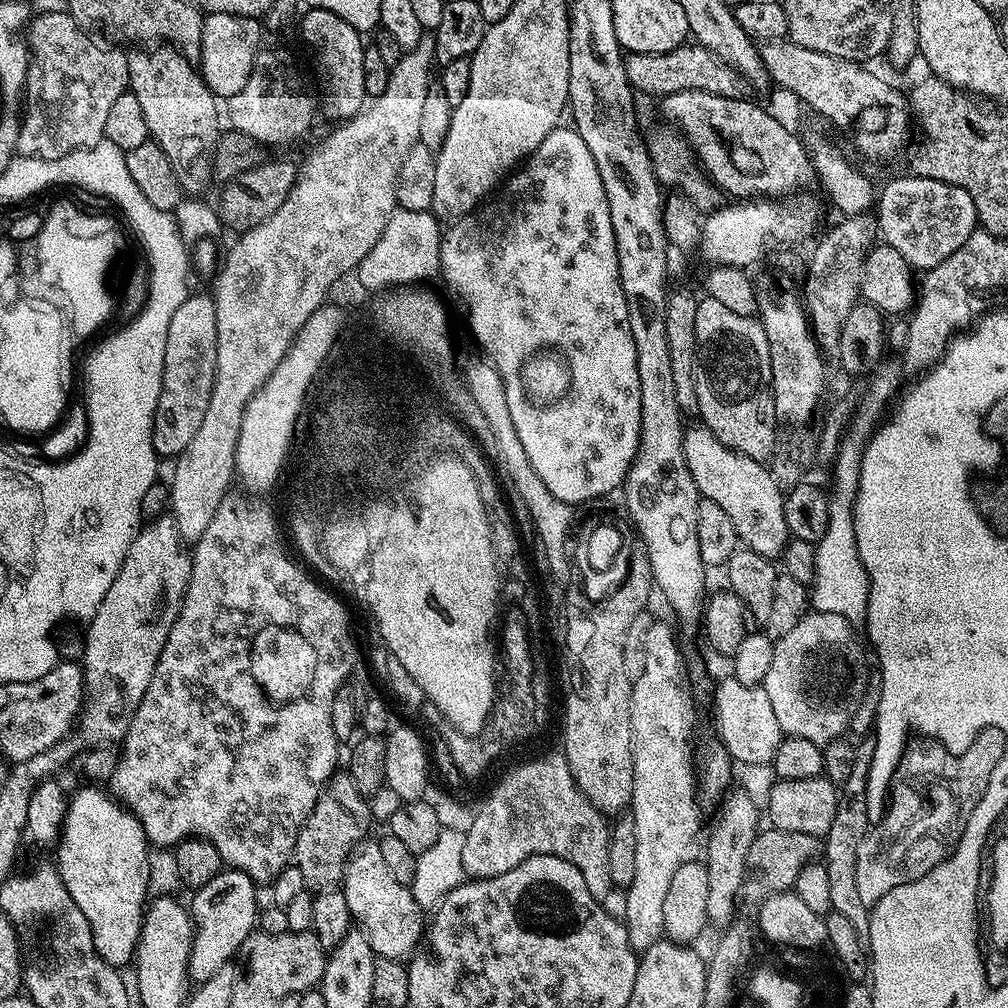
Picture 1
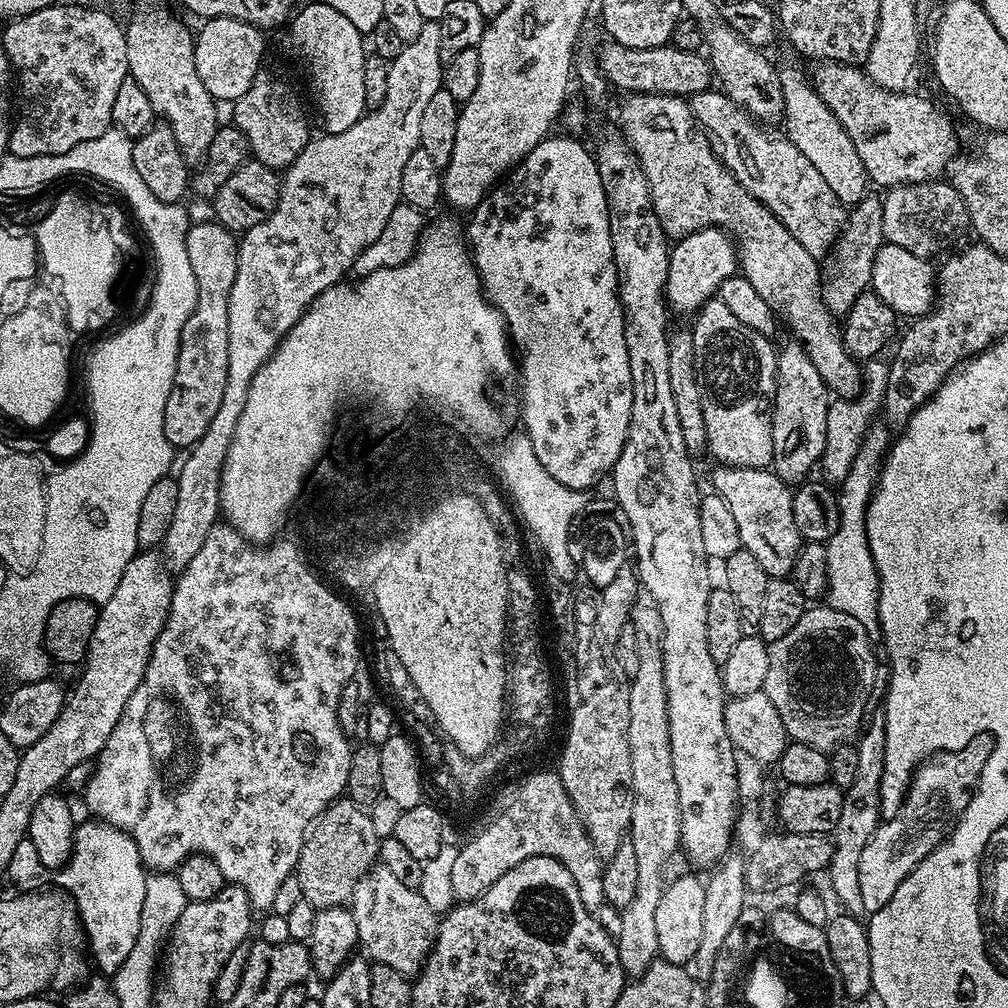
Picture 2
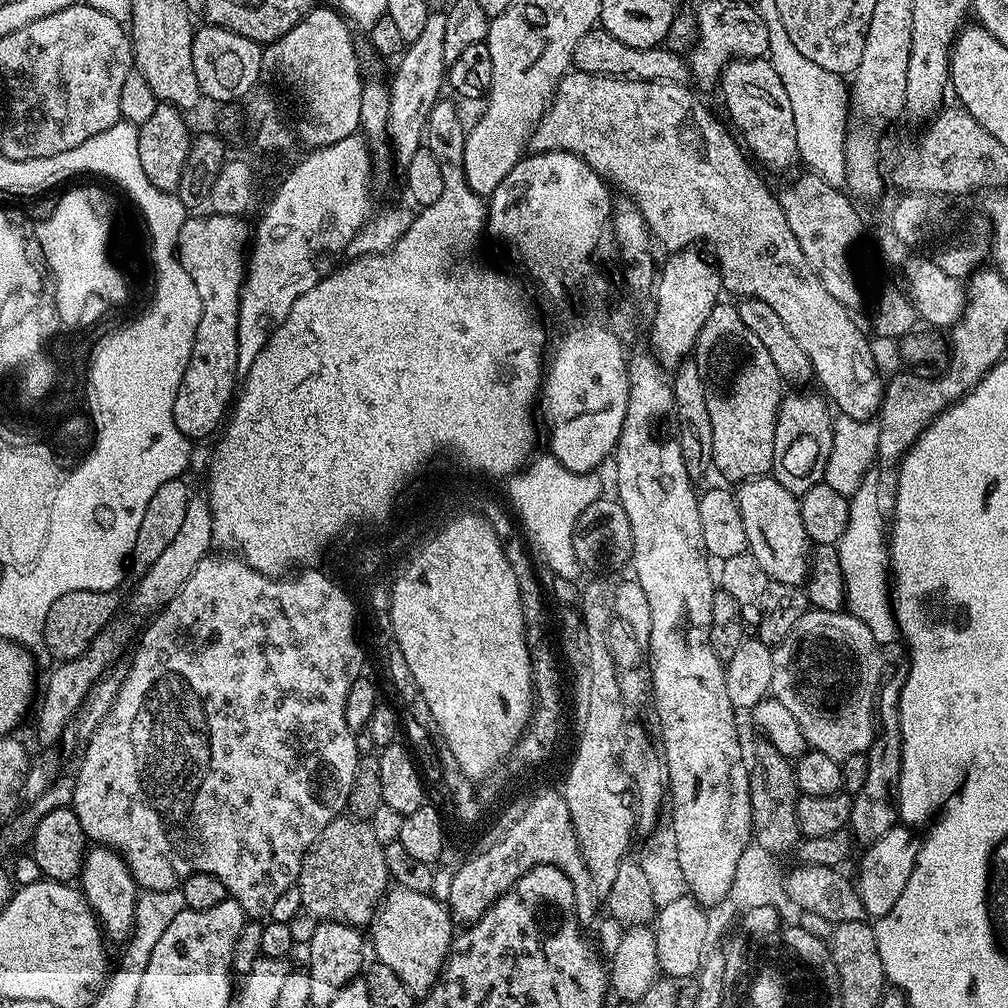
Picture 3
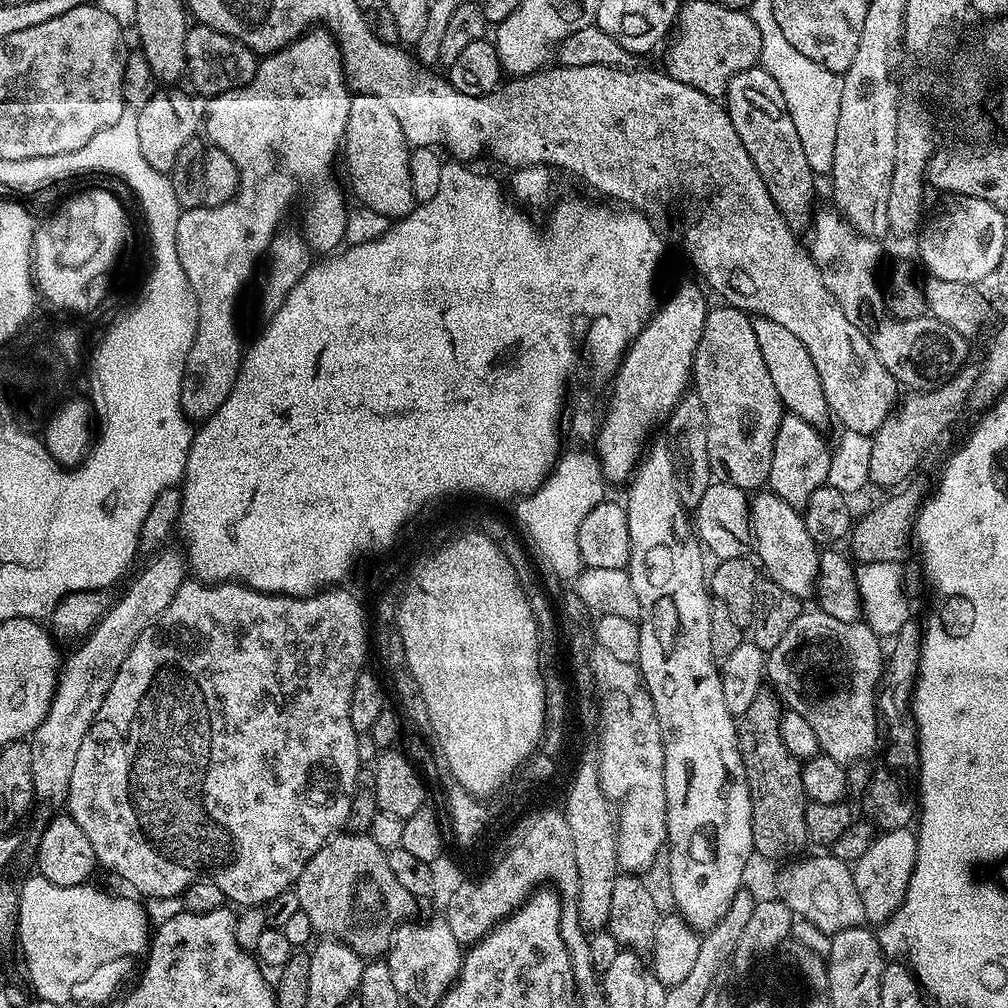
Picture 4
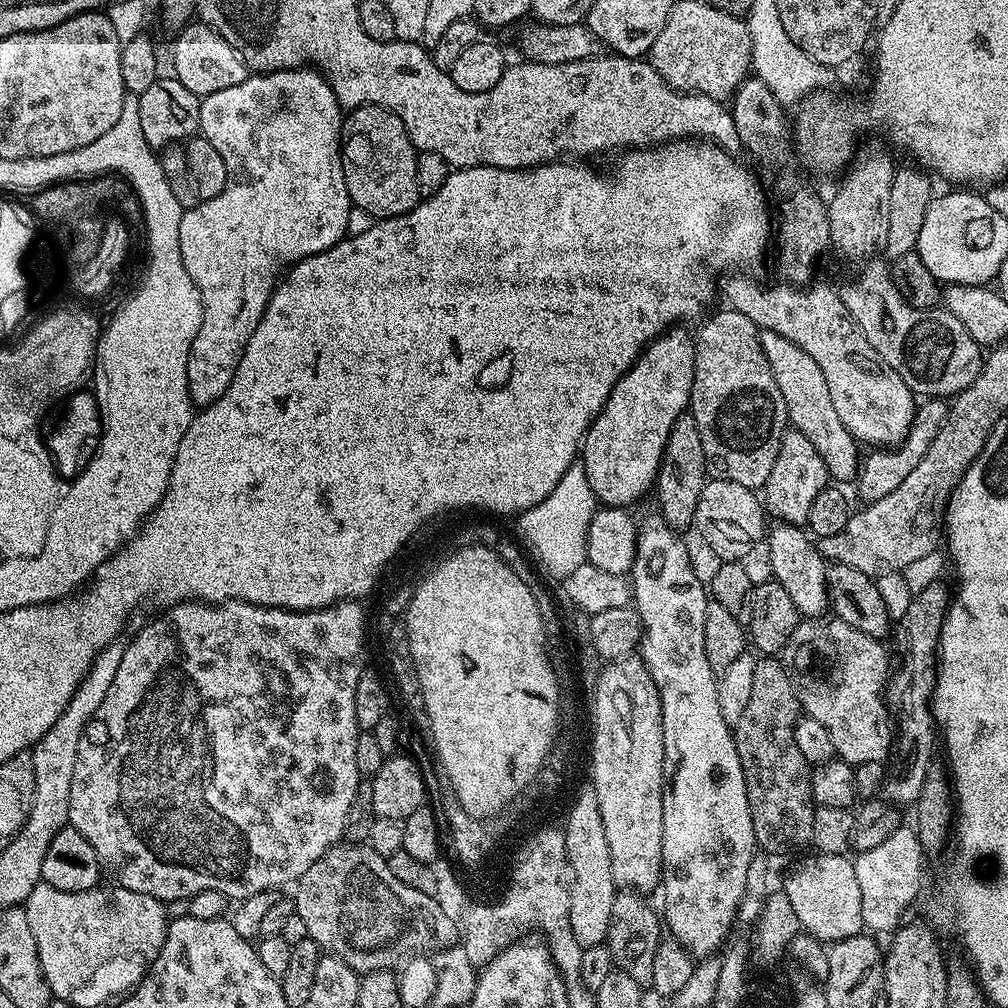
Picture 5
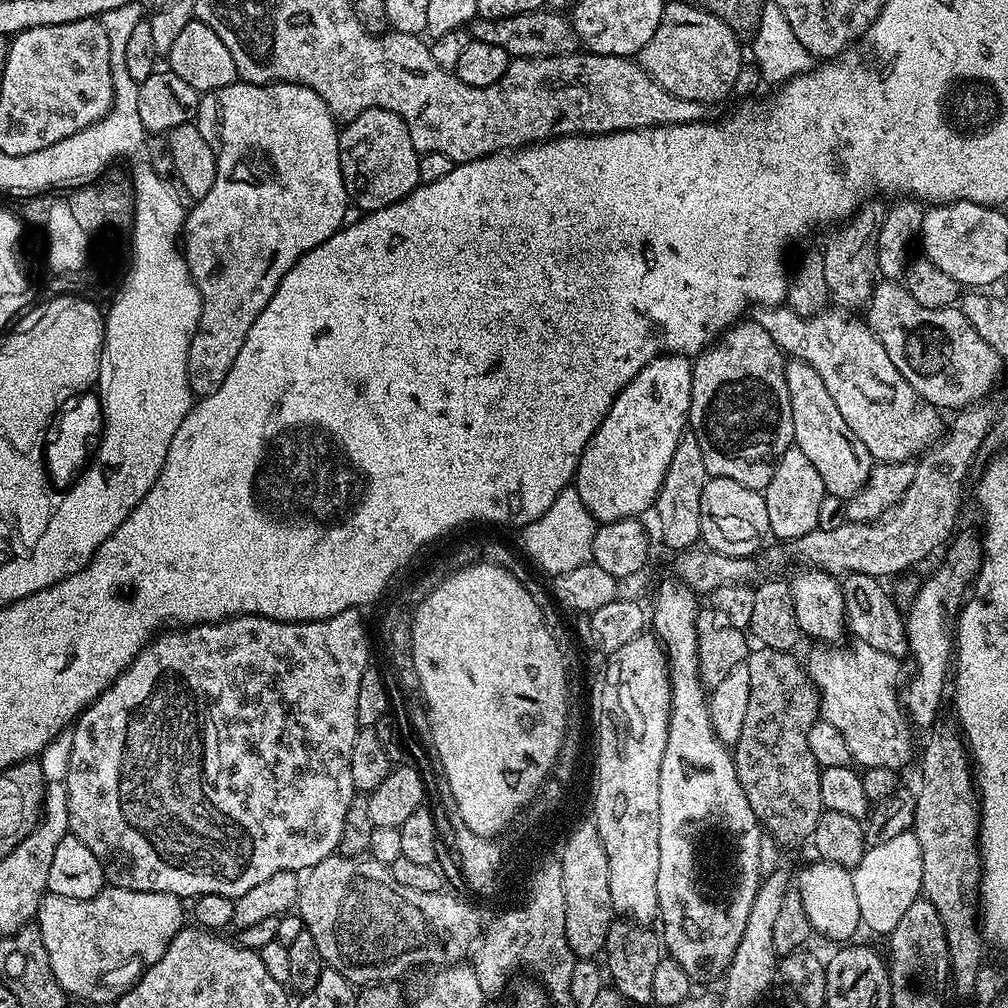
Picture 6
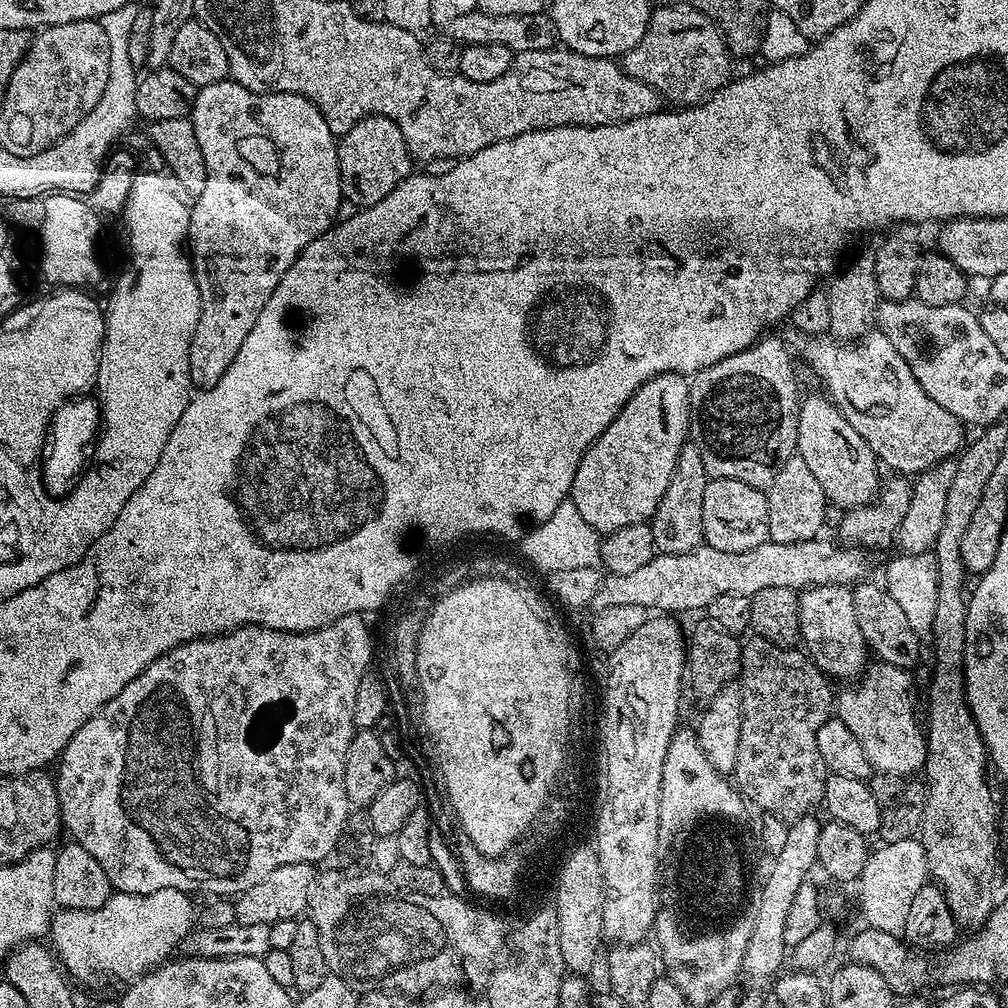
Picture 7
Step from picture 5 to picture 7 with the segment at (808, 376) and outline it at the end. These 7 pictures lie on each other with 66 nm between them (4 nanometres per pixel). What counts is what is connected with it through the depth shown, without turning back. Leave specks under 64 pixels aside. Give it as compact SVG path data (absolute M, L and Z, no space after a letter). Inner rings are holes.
M805 395L801 399L796 455L800 456L802 462L806 462L806 466L814 473L814 479L822 486L822 494L831 507L833 504L834 507L840 508L839 510L847 510L869 504L871 500L876 499L876 493L882 483L877 458L870 450L870 446L866 446L866 442L862 442L862 434L858 434L858 430L854 430L854 426L850 426L850 422L846 422L844 415L827 395Z

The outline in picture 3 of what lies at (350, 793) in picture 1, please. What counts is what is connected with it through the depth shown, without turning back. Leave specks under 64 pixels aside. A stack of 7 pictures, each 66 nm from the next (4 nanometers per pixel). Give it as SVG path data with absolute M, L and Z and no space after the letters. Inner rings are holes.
M341 814L335 816L322 830L322 834L312 845L311 849L304 853L304 861L300 867L298 887L304 903L303 911L316 917L317 921L333 920L339 924L351 924L353 926L368 926L374 917L374 900L383 897L389 887L390 877L384 865L384 845L374 838L374 830L367 820L358 820L352 815Z

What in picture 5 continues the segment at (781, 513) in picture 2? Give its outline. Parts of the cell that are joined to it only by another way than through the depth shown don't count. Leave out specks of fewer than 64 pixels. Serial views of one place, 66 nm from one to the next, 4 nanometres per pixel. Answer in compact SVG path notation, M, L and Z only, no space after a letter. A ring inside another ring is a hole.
M776 522L773 525L766 536L768 560L772 563L773 574L776 575L773 577L784 587L786 594L790 594L801 617L823 617L830 608L826 582L829 565L820 555L817 545L813 541L812 544L808 541L809 533L803 527L783 522Z

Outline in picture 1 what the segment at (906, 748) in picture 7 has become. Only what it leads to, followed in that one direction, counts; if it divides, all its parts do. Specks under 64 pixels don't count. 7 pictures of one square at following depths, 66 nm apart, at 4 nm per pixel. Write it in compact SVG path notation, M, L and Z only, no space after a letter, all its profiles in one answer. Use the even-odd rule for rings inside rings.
M815 610L809 611L790 630L790 634L780 637L773 643L774 658L770 661L770 670L766 670L763 688L774 714L778 718L781 733L798 738L806 738L818 745L826 745L832 740L839 740L845 735L848 723L864 696L864 687L868 684L868 672L864 669L865 645L856 641L853 621L838 614L826 614Z

